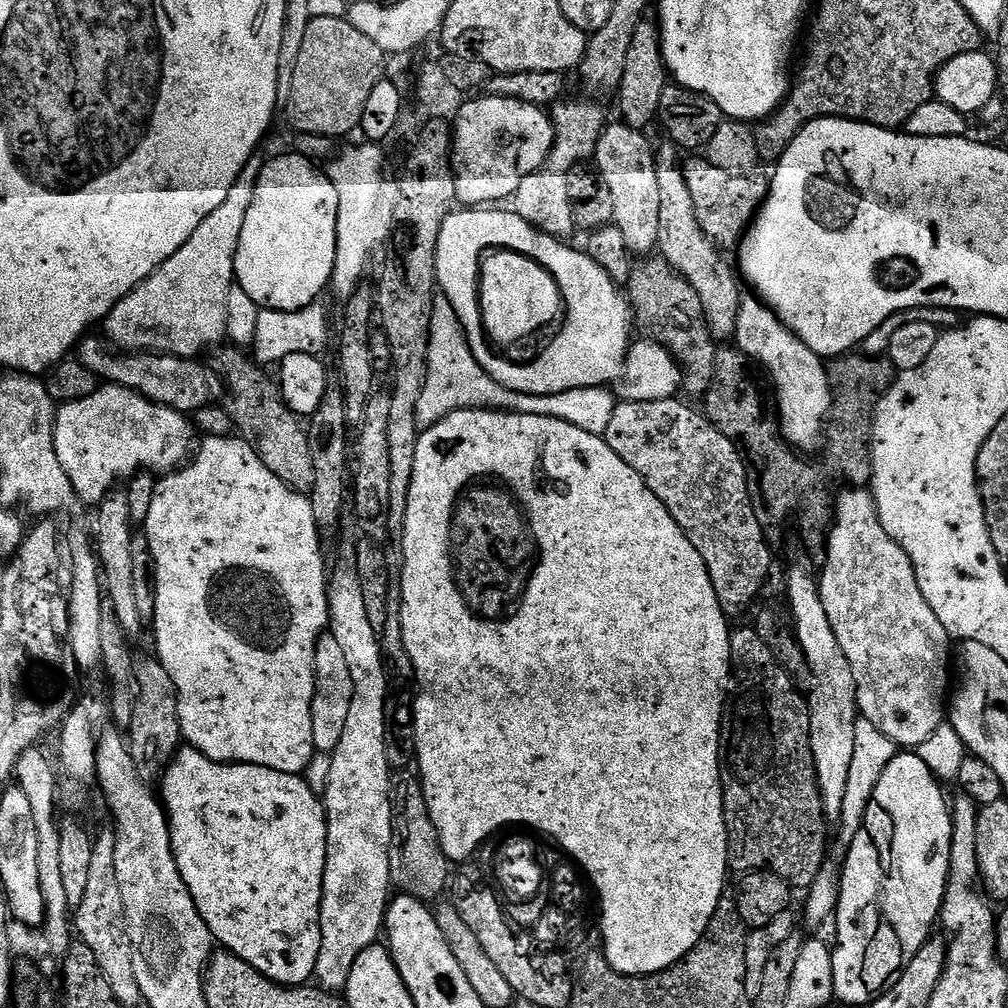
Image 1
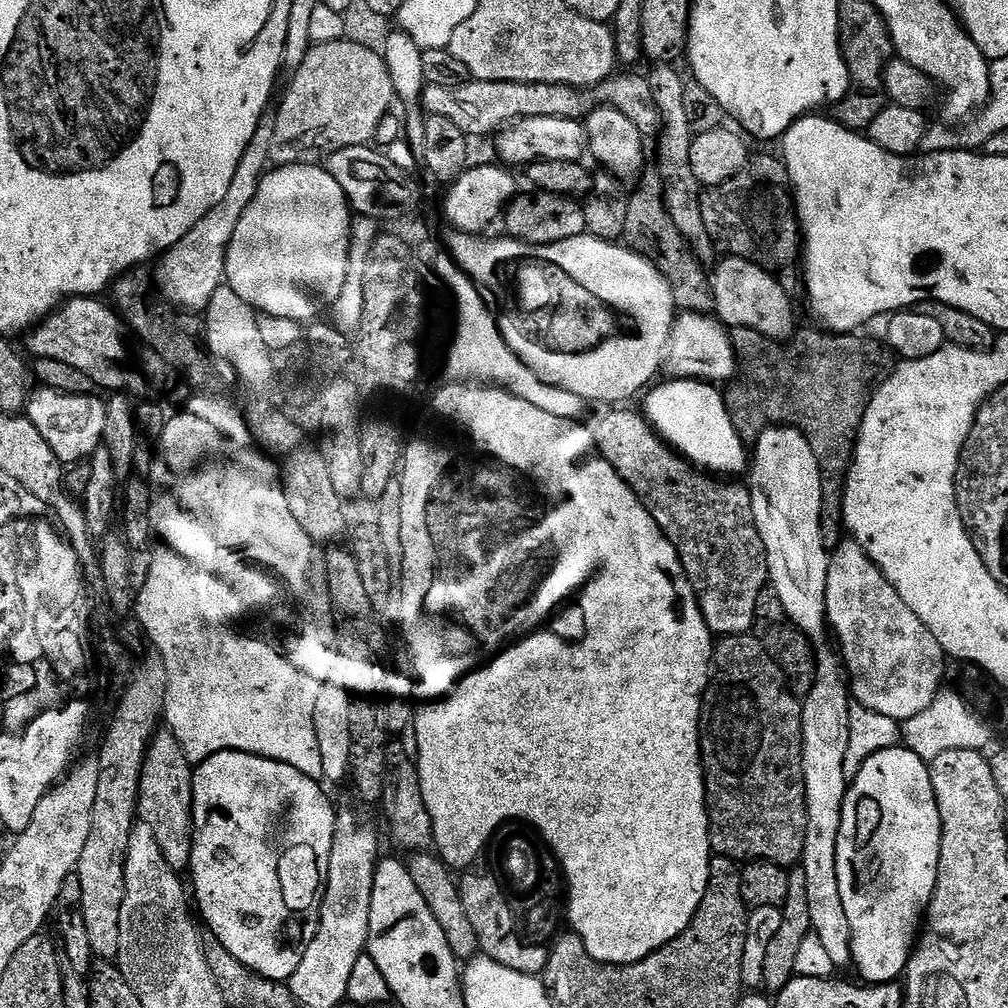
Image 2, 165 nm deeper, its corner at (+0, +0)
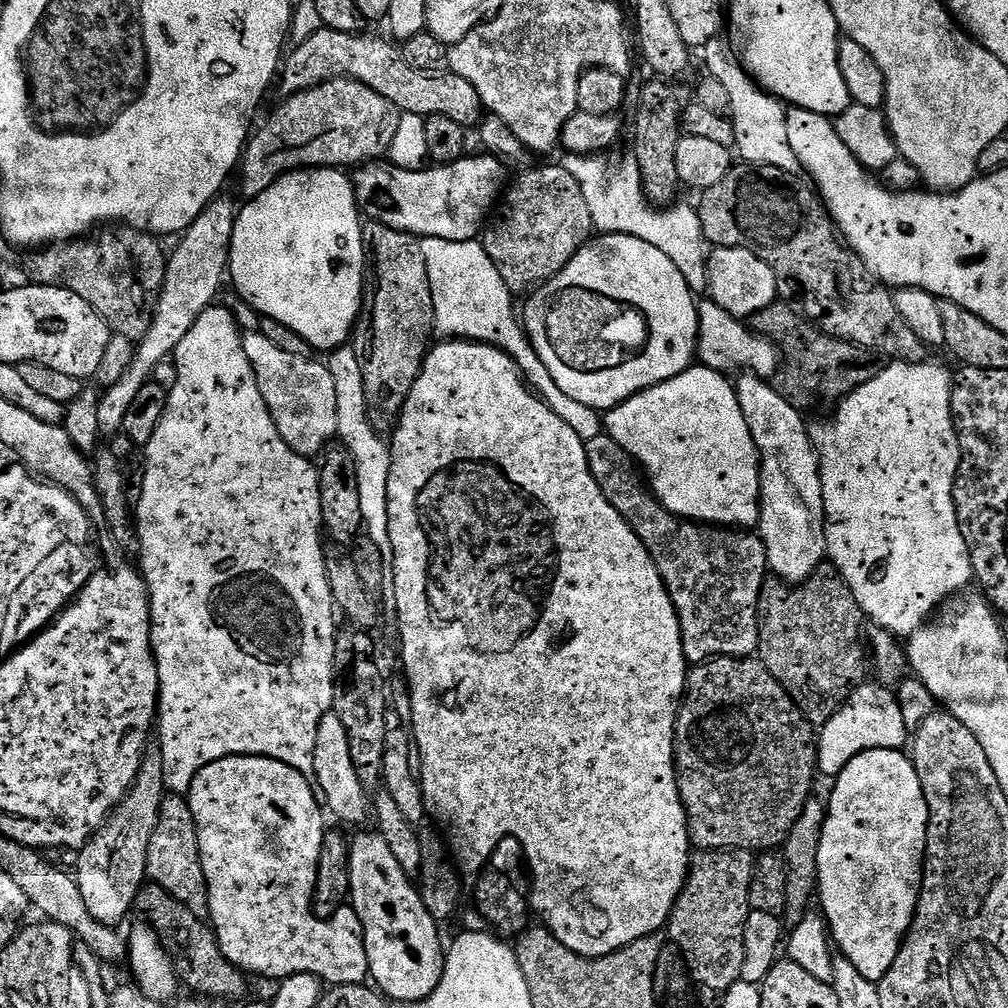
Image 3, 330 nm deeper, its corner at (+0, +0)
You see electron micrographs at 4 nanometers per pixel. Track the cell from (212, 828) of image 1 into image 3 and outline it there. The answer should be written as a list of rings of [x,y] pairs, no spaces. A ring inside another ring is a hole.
[[[227,756],[221,760],[210,762],[196,775],[190,790],[186,794],[186,799],[190,810],[194,814],[194,822],[198,830],[198,846],[200,847],[200,857],[202,858],[202,870],[206,874],[206,886],[208,887],[210,927],[216,933],[216,941],[220,943],[220,949],[224,957],[235,968],[241,969],[248,974],[253,972],[256,976],[269,976],[273,982],[279,982],[285,980],[288,976],[297,976],[308,972],[328,986],[357,983],[358,976],[356,976],[356,971],[359,968],[361,970],[365,969],[368,965],[366,948],[362,945],[358,914],[351,910],[341,910],[332,916],[321,918],[312,910],[312,899],[316,889],[318,854],[322,854],[326,831],[326,825],[324,825],[325,813],[322,811],[322,804],[318,799],[318,792],[314,787],[313,781],[307,780],[302,774],[298,774],[298,770],[294,770],[294,766],[286,766],[286,762],[278,762],[265,756]]]

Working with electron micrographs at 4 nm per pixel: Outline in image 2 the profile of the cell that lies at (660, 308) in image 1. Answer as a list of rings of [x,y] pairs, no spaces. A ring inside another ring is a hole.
[[[645,171],[631,189],[622,240],[633,252],[645,256],[668,280],[677,309],[703,314],[715,313],[716,299],[712,293],[709,273],[704,273],[705,265],[697,258],[678,226],[674,226],[674,218],[670,218],[664,197],[664,178],[659,171]]]

